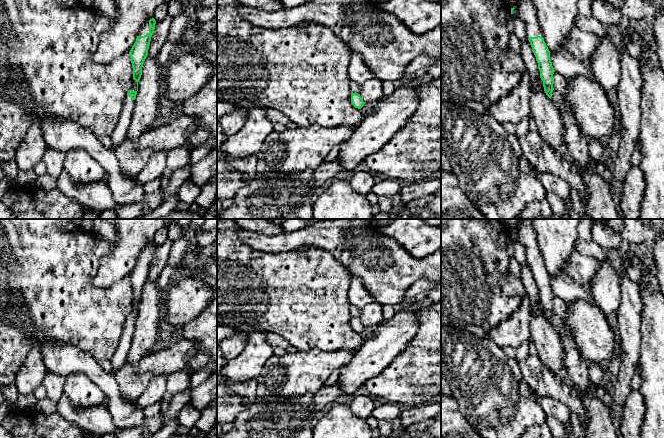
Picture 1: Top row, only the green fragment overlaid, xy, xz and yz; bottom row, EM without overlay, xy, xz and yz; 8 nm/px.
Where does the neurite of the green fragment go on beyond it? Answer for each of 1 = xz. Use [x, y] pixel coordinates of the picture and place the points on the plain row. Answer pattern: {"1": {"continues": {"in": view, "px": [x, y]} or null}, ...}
{"1": {"continues": null}}

